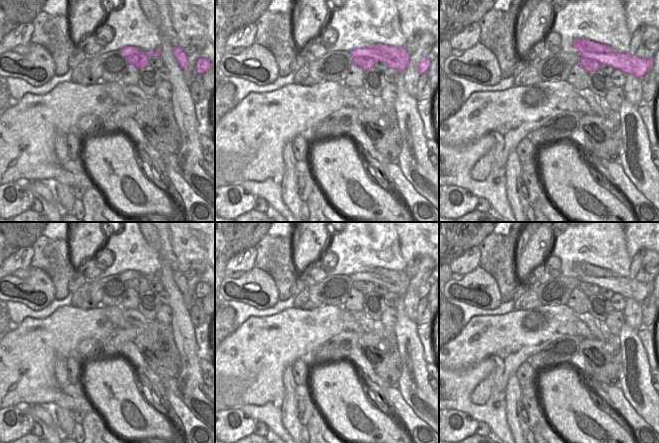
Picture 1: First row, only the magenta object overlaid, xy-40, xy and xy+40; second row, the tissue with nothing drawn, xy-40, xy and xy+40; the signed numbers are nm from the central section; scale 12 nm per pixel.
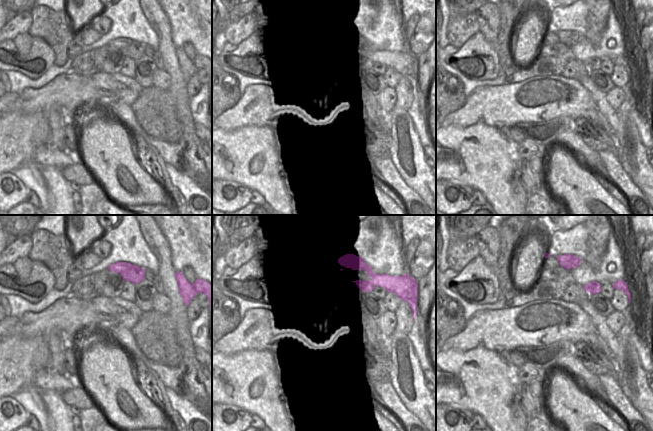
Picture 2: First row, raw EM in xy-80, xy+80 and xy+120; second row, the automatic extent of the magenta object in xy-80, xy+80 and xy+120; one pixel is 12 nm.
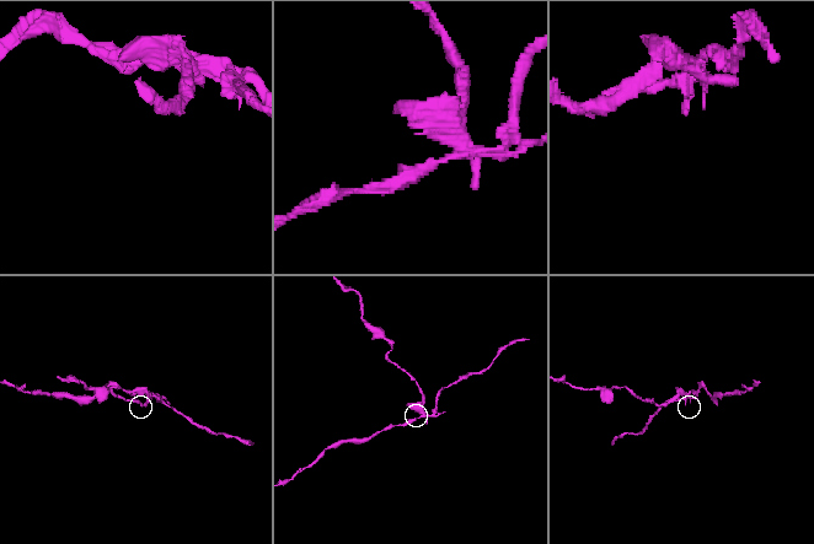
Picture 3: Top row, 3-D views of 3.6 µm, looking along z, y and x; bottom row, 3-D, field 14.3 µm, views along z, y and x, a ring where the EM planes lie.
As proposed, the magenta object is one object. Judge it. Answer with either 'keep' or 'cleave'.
cleave

